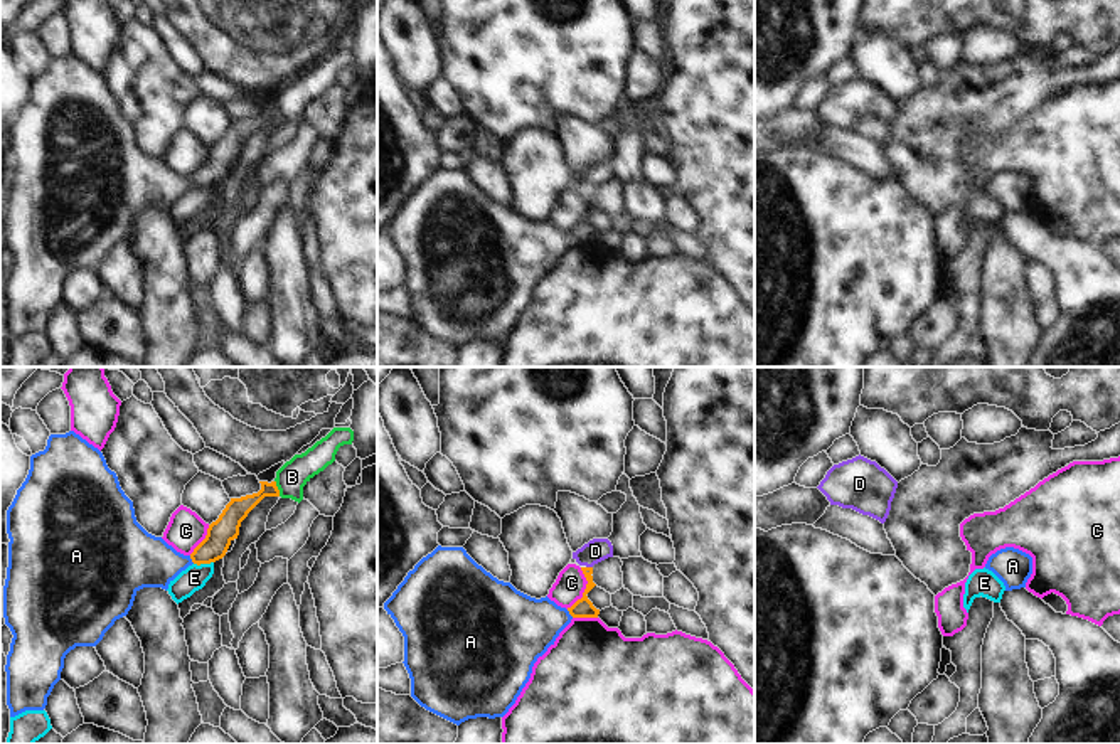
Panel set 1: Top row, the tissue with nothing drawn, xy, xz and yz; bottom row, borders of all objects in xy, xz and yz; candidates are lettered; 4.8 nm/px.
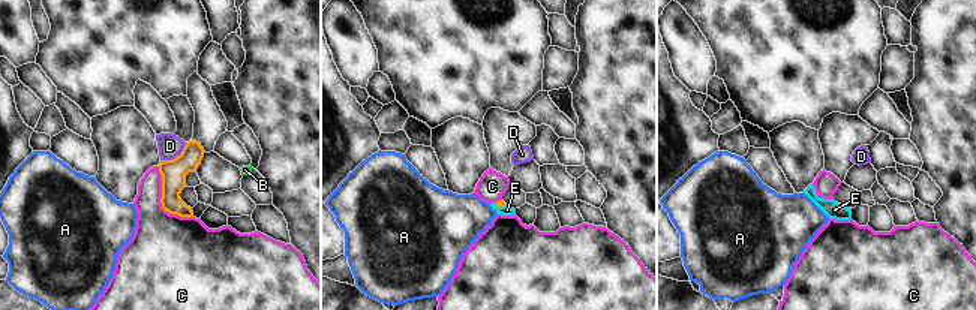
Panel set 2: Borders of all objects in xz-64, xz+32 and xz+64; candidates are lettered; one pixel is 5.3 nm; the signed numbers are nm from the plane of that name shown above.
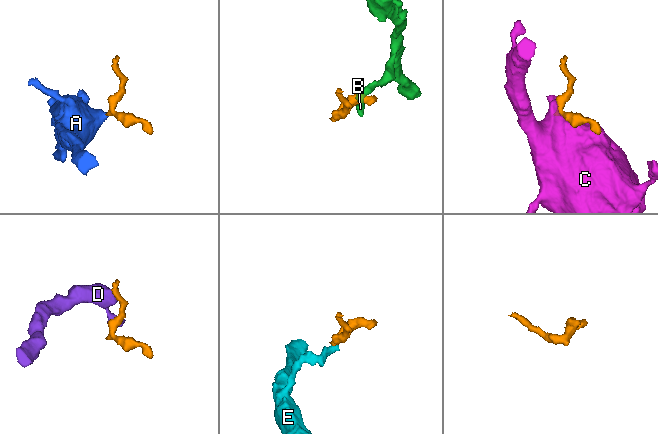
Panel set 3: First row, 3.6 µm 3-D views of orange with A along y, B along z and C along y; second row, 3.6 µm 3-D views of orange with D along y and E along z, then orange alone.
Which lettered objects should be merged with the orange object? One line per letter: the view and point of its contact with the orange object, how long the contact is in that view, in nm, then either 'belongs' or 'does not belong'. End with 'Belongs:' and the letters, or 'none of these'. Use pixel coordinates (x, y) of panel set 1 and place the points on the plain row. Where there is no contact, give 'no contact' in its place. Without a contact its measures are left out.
A: contact xy (191, 180); length 50 nm; belongs
B: contact xy (277, 111); length 80 nm; does not belong
C: contact xz (585, 212); length 220 nm; does not belong
D: contact xz (590, 191); length 30 nm; does not belong
E: contact xy (202, 186); length 100 nm; does not belong
Belongs: A

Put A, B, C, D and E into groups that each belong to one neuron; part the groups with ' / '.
A / B / C / D / E

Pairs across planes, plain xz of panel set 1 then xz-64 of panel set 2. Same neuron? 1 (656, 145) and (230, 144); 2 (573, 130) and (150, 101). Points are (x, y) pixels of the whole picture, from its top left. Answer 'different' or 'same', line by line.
1: different
2: same

